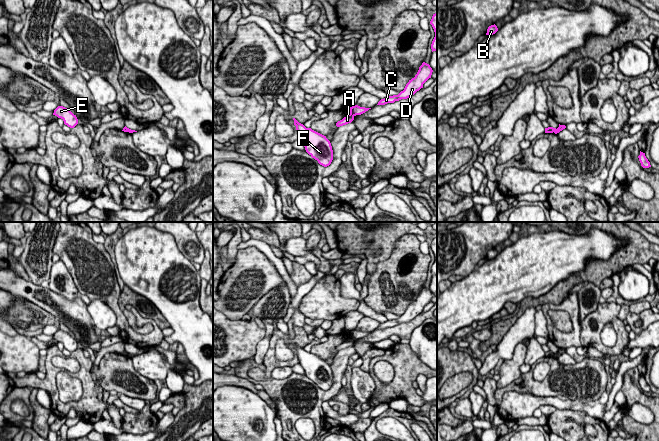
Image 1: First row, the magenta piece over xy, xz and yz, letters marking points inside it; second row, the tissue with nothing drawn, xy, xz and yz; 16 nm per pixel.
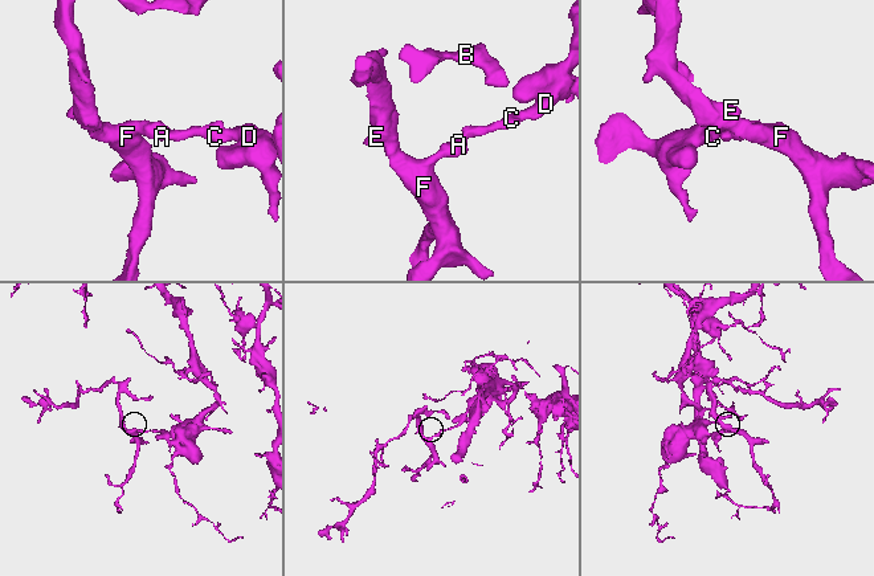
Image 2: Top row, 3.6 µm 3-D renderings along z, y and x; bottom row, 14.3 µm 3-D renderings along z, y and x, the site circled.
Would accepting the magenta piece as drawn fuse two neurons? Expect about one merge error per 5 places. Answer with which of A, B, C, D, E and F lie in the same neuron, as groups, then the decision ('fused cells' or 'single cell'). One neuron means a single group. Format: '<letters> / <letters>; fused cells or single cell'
A B E F / C D; fused cells

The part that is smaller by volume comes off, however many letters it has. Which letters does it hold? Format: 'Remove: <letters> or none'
Remove: A, B, E, F

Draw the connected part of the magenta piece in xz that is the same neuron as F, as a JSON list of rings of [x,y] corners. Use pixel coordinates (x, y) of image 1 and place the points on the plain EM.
[[[295,342],[293,344],[299,359],[299,364],[303,367],[306,376],[317,384],[320,389],[324,391],[329,390],[333,384],[333,374],[330,365],[326,360],[311,352],[306,352]]]

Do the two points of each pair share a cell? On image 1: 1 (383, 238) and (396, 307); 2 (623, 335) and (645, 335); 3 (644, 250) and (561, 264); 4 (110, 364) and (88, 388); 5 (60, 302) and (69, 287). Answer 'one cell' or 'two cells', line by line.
1: two cells
2: two cells
3: two cells
4: two cells
5: two cells

